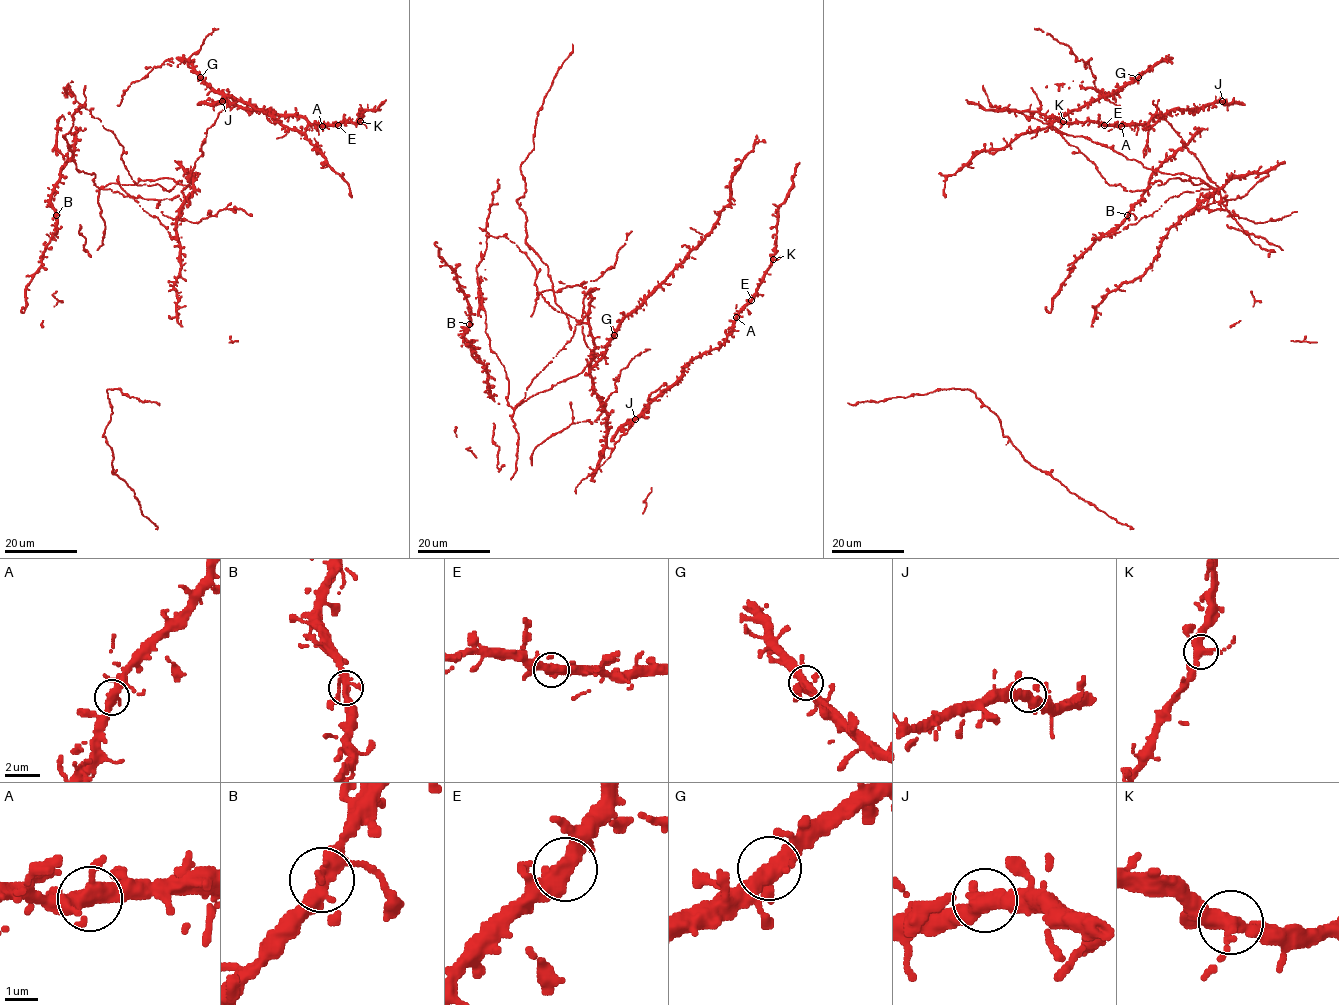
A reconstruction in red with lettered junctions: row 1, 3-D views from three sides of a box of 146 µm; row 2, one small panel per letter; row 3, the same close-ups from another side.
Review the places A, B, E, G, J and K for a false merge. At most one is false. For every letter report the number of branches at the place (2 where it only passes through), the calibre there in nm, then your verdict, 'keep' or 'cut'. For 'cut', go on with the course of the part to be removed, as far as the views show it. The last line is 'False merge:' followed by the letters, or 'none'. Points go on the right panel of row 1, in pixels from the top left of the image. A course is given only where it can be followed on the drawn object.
A: 4 branches meet; 360 nm thick; keep
B: 4 branches meet; 340 nm thick; keep
E: 4 branches meet; 380 nm thick; keep
G: 4 branches meet; 360 nm thick; keep
J: 4 branches meet; 380 nm thick; keep
K: 4 branches meet; 380 nm thick; keep
False merge: none

